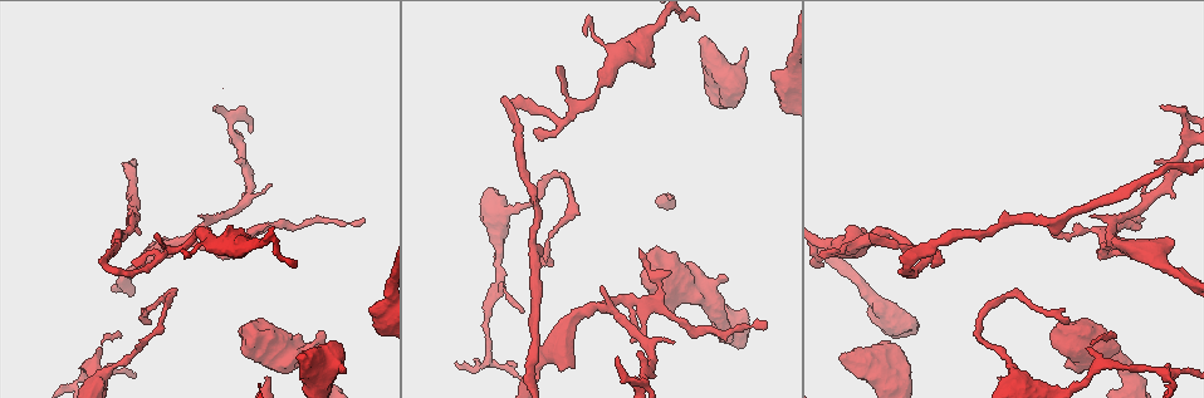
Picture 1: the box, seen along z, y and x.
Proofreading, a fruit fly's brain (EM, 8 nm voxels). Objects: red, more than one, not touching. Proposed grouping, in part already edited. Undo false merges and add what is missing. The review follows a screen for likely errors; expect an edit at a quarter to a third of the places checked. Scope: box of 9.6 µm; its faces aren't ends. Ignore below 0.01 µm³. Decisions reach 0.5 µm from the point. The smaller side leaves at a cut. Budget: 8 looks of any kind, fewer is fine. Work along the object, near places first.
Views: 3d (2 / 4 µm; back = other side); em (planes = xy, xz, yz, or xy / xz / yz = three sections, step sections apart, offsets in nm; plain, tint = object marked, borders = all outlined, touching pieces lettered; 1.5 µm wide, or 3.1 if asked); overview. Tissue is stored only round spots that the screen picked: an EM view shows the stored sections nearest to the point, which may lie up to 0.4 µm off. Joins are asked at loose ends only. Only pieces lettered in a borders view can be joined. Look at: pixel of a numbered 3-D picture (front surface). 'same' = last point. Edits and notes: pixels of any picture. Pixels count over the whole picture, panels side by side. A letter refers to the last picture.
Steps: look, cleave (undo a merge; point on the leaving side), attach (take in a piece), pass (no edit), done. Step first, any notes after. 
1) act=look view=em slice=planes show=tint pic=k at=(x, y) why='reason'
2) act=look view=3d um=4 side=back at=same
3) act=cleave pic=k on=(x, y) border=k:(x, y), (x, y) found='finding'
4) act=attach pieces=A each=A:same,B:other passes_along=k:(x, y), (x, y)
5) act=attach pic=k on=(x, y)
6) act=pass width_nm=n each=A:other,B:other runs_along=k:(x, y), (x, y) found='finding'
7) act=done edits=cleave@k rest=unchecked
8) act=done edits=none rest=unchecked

act=look view=em slice=planes show=borders pic=1 at=(1068, 320)

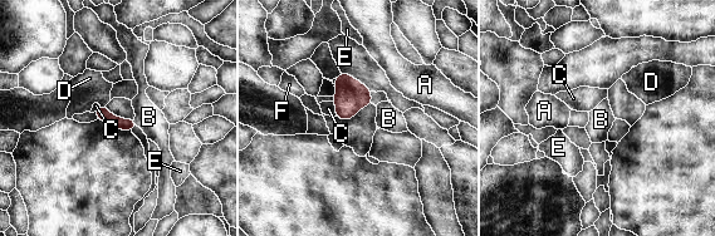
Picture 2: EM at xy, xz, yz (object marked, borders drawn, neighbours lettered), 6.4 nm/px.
act=pass each=A:other,B:other,C:other,D:other,E:other,F:other border=2:(333, 101), (336, 116) found='none of them fits'

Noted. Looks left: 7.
act=look view=em slice=xy step=8 show=borders pic=1 at=(1000, 376) why='free end'

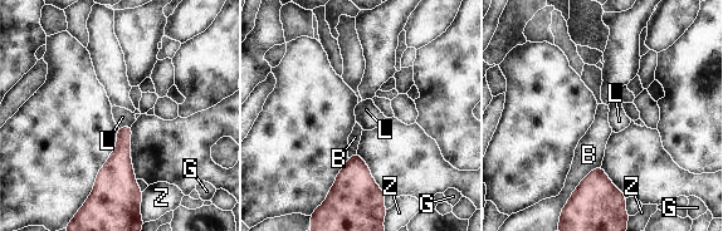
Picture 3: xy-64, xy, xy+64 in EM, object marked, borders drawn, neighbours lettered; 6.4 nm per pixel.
act=look view=em slice=planes show=borders at=same

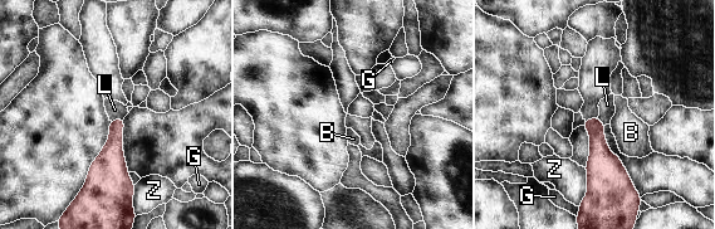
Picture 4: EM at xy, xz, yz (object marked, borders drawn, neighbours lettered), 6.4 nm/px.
act=pass longest_contact=Z:220nm each=B:other,G:other,L:other,Z:other found='none of them fits'

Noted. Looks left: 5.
act=look view=em slice=planes show=borders pic=1 at=(638, 352) why='free end'

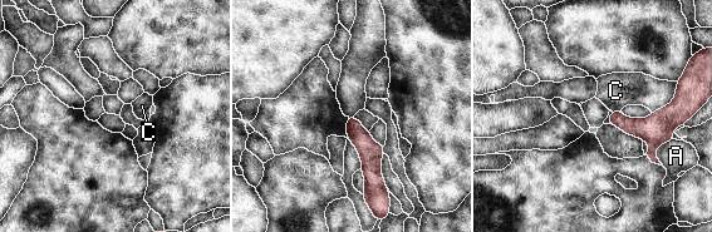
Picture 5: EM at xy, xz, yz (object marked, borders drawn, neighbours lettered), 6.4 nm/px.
act=pass each=A:other,C:other found='none of them fits'

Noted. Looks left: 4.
act=done edits=none rest=unchecked

